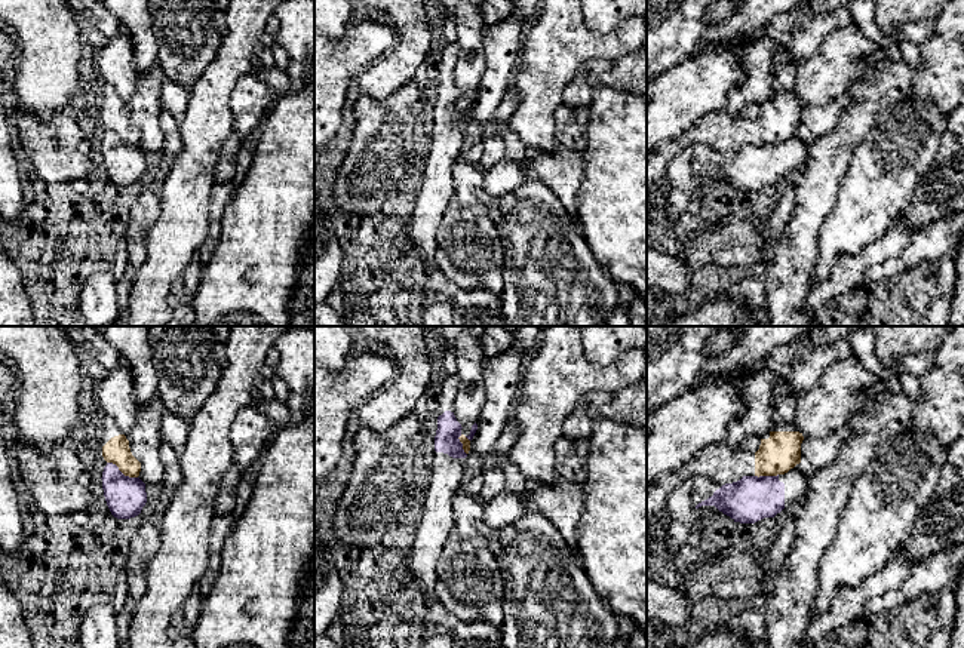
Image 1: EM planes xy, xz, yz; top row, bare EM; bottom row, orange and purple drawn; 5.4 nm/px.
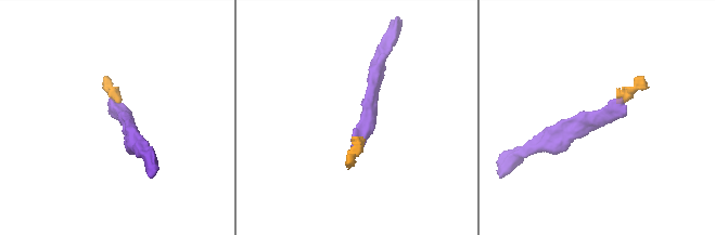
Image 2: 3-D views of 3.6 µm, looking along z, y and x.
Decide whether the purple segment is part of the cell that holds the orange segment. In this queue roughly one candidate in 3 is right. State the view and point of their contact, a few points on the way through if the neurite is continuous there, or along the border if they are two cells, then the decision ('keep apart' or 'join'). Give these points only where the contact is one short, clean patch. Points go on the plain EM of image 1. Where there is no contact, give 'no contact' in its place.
meets orange in xy at (122, 140); border along xy (107, 129), (111, 129), (125, 143), (137, 146); keep apart

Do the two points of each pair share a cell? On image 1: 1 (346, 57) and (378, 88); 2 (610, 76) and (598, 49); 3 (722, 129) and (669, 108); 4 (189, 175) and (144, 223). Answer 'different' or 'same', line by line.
1: different
2: different
3: different
4: different

